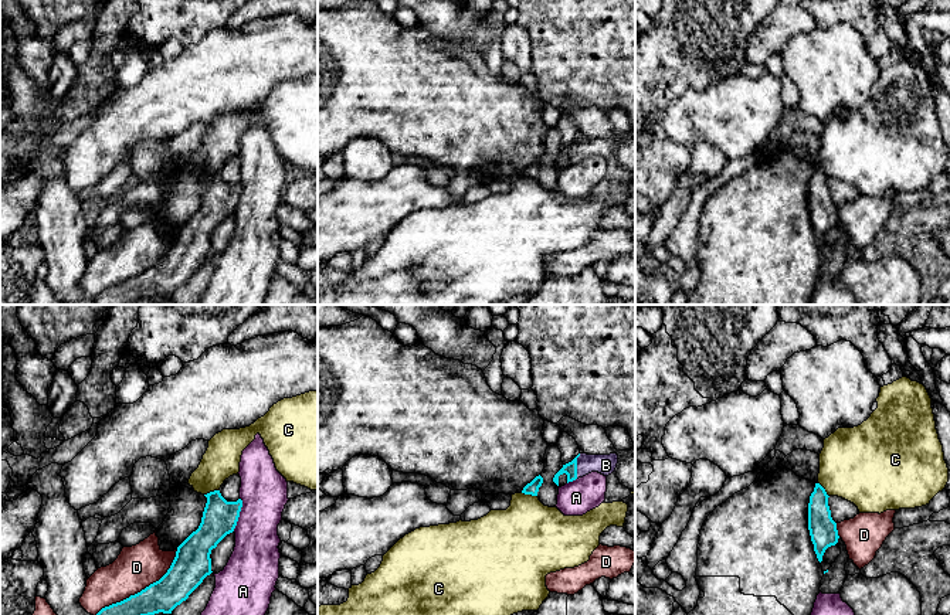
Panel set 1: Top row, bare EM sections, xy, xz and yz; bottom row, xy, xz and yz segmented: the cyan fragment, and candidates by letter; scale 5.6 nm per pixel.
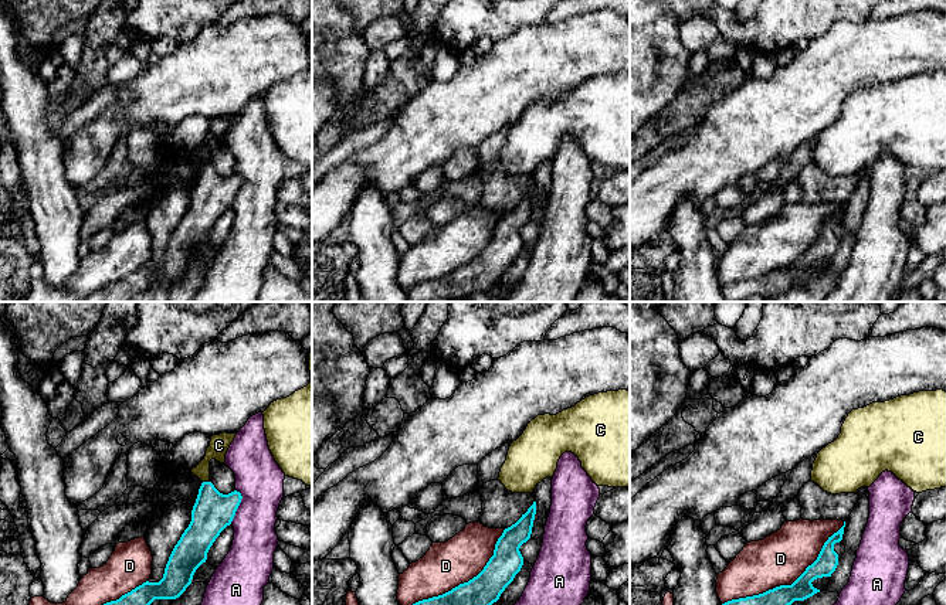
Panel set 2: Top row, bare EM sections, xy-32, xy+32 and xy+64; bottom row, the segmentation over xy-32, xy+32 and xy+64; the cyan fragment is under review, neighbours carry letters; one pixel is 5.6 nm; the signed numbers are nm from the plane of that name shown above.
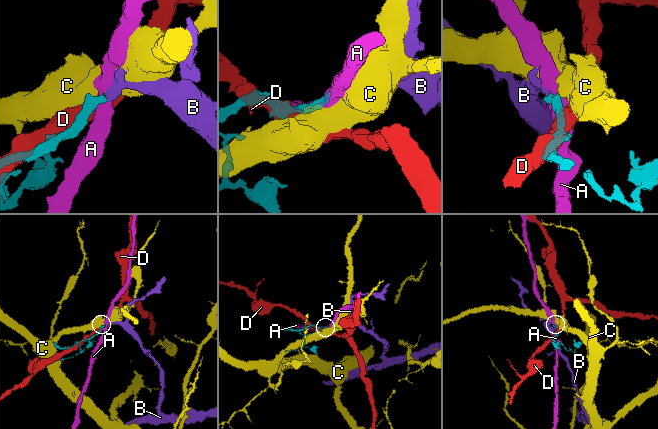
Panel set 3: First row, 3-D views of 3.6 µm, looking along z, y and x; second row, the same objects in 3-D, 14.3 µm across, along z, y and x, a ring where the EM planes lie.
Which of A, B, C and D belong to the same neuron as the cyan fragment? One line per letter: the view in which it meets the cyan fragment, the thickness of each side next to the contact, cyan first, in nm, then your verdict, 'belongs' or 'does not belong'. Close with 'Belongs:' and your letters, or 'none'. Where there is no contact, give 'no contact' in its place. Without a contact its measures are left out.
A: contact in xy; calibres 200 and 280 nm; does not belong
B: contact in xz; calibres 80 and 110 nm; belongs
C: contact in xz; calibres 70 and 400 nm; does not belong
D: contact in xy; calibres 200 and 240 nm; does not belong
Belongs: B

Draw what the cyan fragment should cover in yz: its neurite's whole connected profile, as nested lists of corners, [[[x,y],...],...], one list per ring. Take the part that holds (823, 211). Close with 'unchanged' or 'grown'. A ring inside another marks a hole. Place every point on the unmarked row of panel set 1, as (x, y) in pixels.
[[[815,166],[808,186],[808,213],[818,244],[822,244],[825,232],[838,225],[837,205],[831,200],[825,171]]]; unchanged

